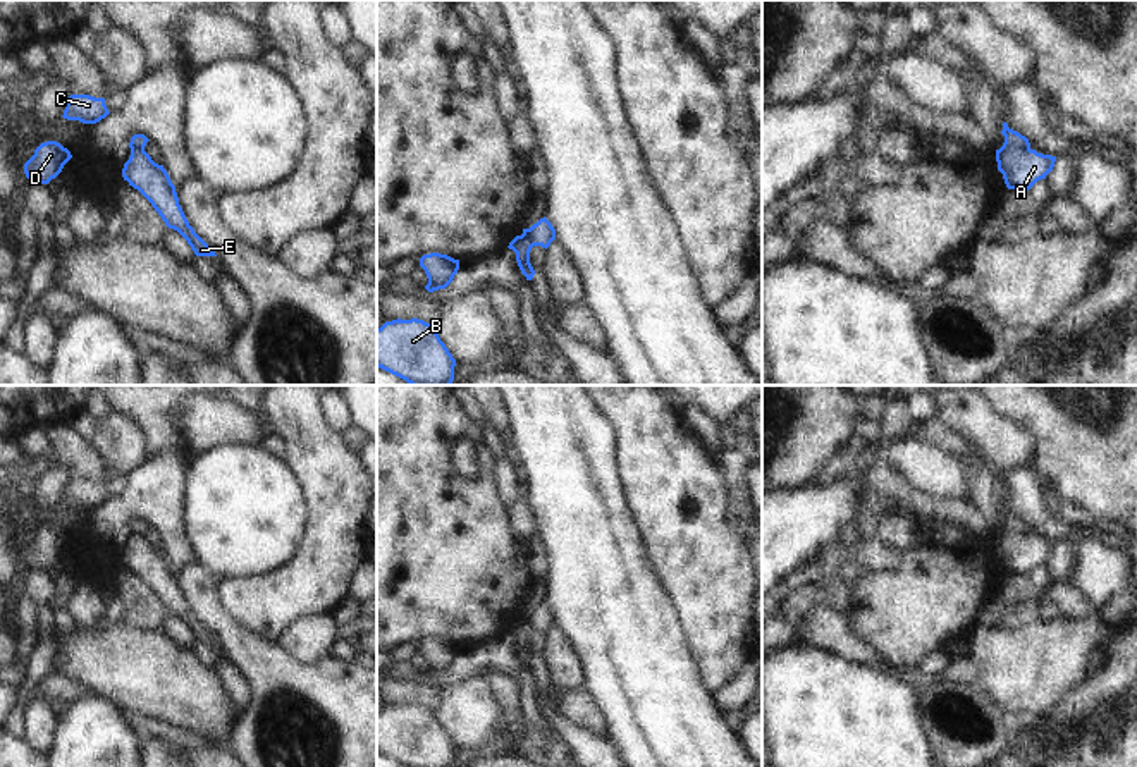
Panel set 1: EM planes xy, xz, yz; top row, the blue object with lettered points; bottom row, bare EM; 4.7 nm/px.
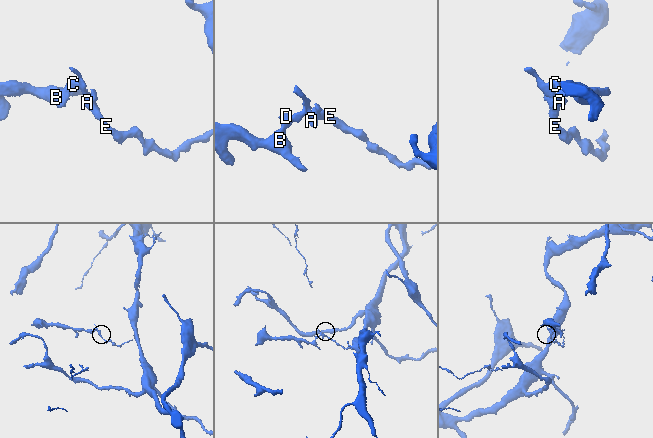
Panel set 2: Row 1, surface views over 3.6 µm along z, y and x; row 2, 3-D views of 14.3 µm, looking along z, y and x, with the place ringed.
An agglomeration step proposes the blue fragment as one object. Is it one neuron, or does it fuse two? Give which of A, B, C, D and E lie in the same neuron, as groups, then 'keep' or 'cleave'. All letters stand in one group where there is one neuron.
A E / B C D | cleave

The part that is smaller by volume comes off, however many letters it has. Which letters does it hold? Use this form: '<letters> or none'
B, C, D

